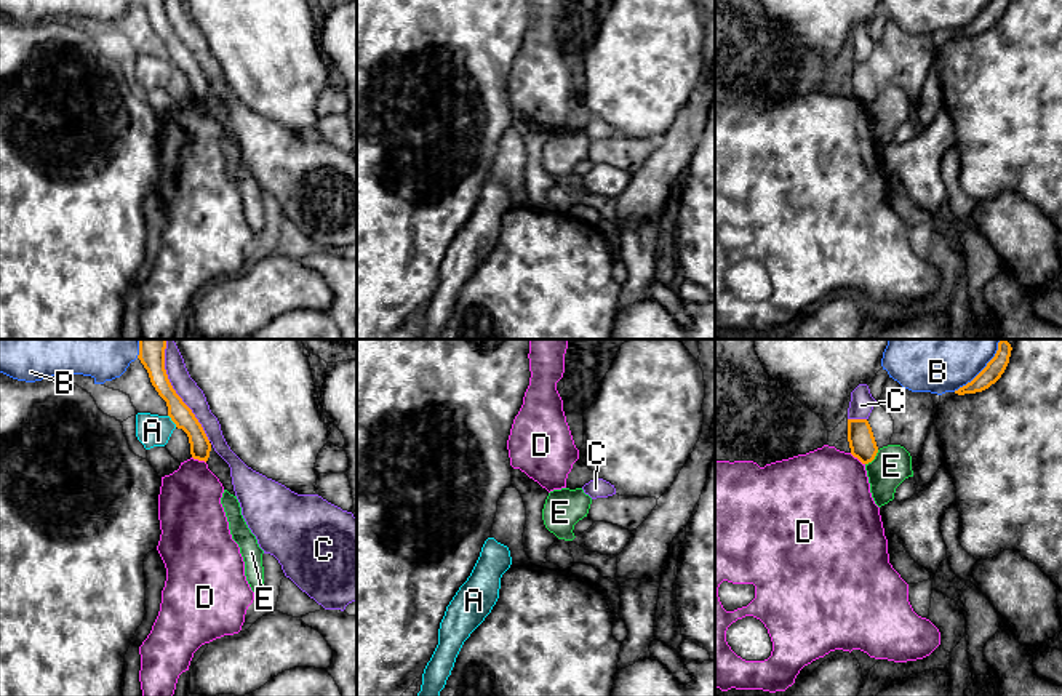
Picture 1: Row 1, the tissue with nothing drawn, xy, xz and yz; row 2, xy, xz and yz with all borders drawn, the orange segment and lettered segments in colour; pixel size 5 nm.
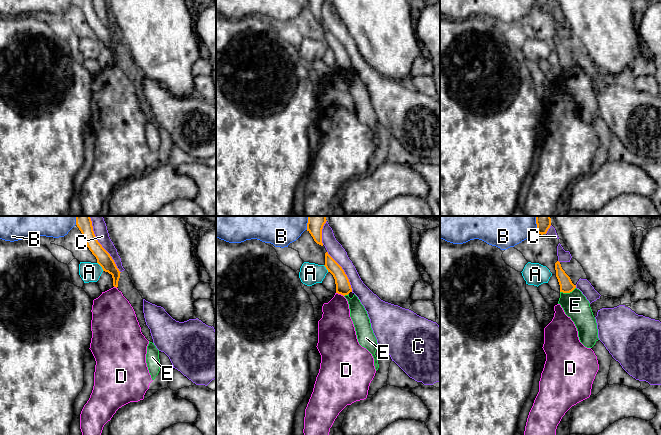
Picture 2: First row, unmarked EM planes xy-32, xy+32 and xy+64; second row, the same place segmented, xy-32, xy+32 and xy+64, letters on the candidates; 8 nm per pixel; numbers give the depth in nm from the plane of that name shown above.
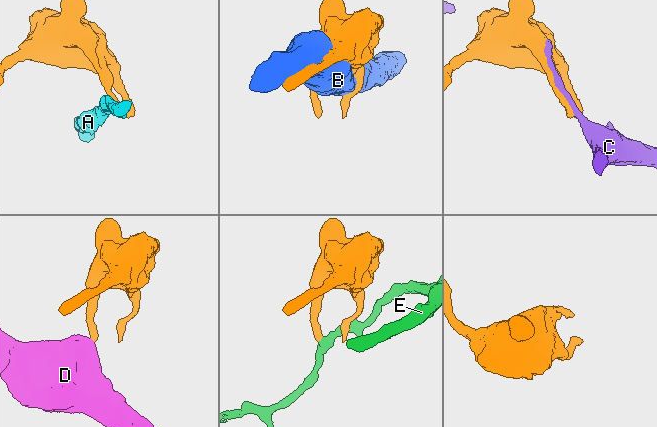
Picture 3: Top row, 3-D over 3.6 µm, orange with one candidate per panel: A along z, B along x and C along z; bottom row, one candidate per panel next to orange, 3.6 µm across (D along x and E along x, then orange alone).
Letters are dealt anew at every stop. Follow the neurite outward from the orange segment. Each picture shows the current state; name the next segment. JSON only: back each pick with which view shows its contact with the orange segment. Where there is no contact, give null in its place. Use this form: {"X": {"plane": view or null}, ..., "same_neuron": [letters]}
{"same_neuron": []}

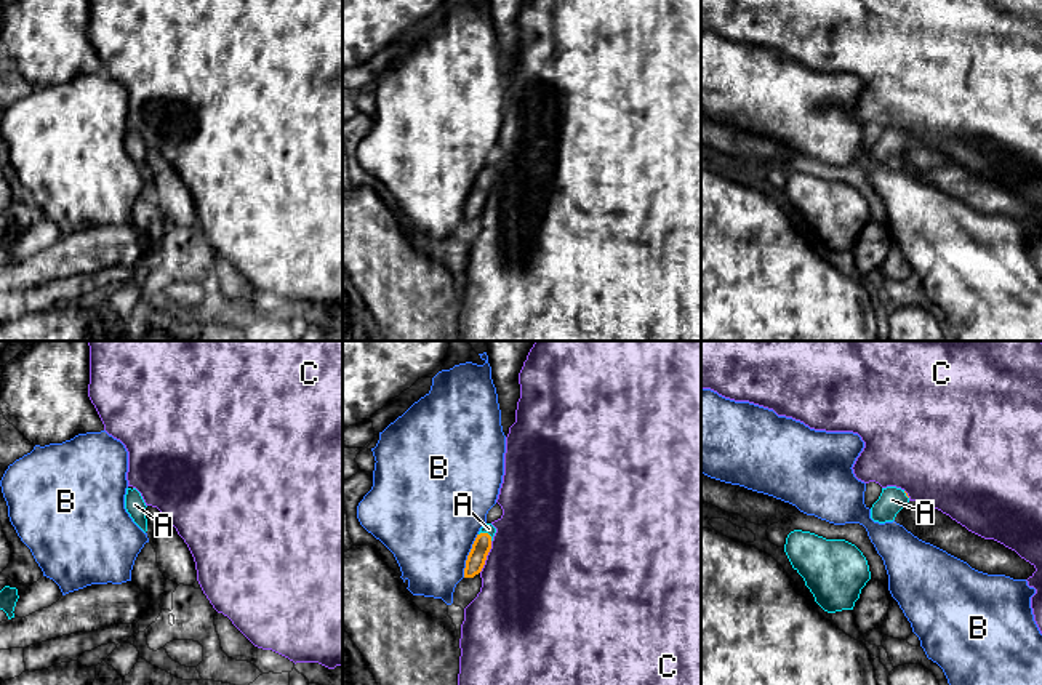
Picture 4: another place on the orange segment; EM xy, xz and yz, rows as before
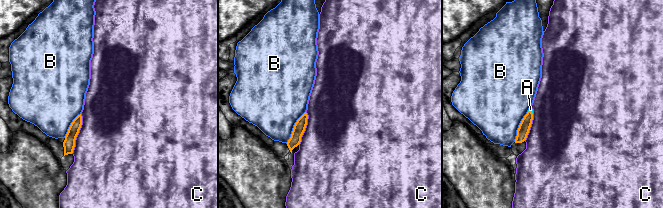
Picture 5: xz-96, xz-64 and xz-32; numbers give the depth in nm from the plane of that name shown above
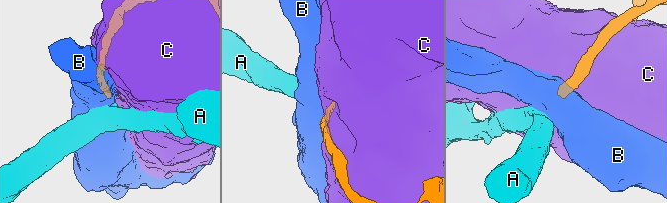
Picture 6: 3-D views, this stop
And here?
{"A": {"plane": "xz"}, "same_neuron": ["A"]}

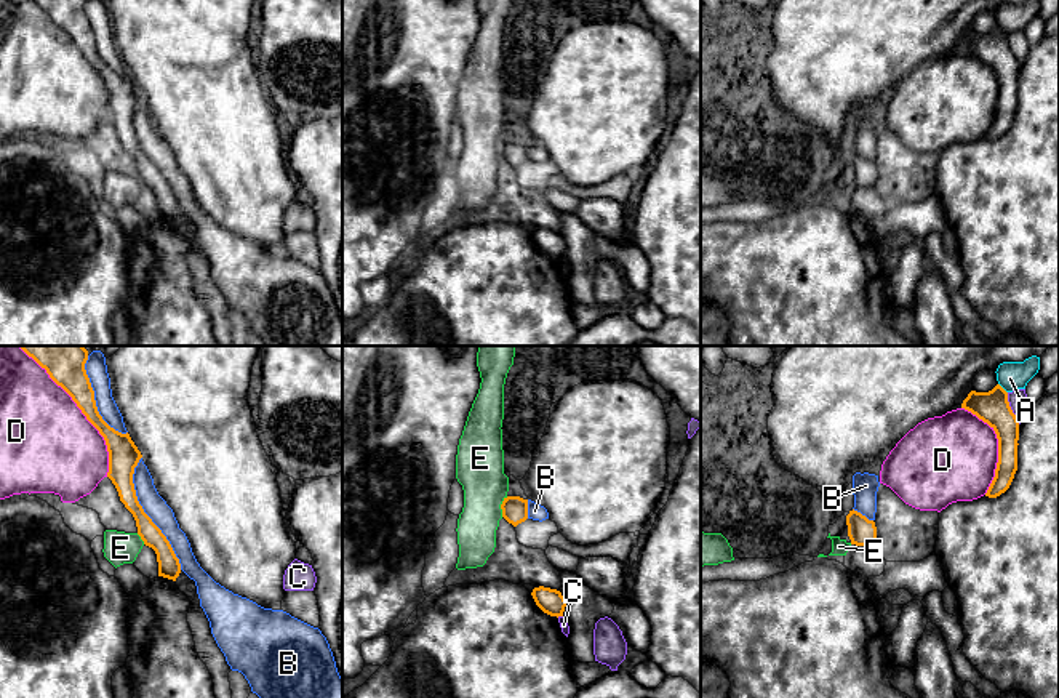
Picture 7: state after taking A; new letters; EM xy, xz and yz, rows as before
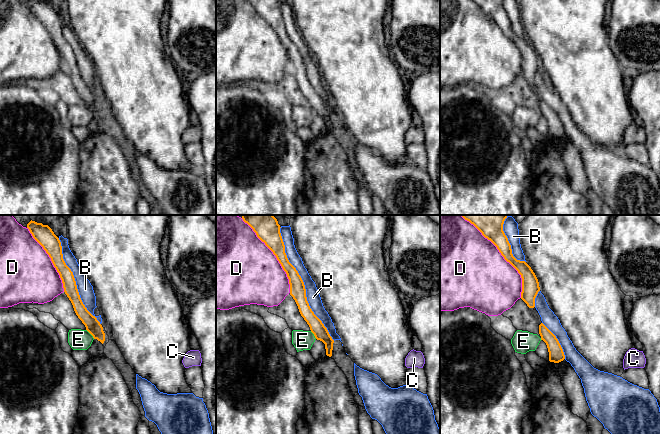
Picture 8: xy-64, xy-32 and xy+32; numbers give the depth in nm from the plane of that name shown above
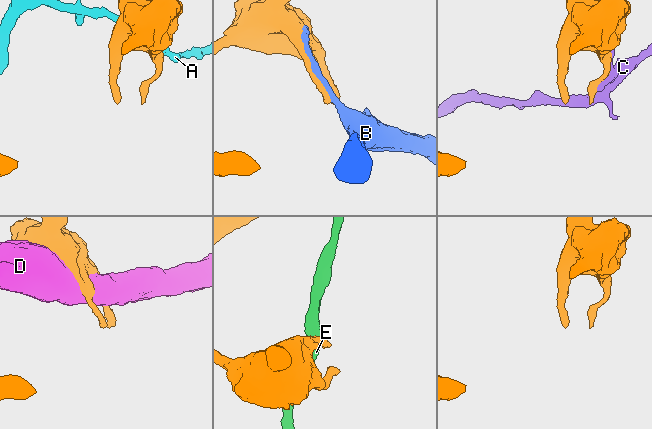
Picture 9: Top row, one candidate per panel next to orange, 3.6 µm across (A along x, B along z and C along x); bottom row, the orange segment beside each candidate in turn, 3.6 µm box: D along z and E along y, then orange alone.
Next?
{"same_neuron": []}

